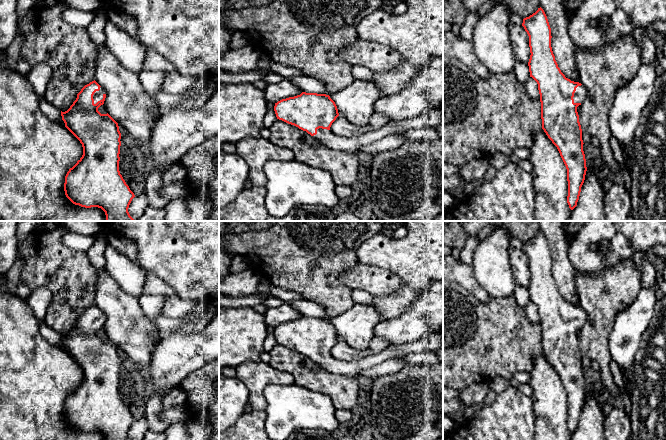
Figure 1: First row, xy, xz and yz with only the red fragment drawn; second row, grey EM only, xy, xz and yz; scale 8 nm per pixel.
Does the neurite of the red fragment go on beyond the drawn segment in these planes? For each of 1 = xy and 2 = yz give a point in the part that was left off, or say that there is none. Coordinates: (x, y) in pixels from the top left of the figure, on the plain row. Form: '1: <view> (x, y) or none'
1: xy (98, 319)
2: yz (581, 317)

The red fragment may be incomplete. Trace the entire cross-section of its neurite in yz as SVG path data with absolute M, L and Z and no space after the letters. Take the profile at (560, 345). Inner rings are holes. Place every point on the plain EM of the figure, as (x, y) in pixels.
M538 234L523 243L522 250L529 260L530 283L528 286L530 301L538 308L541 326L542 353L557 371L567 393L567 427L573 434L577 430L581 411L587 395L583 375L582 353L577 331L587 322L587 313L579 306L571 305L561 296L551 271L551 252L544 234Z

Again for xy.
M94 304L81 313L76 324L67 335L61 335L65 351L80 365L83 371L82 381L69 393L65 400L64 415L66 421L75 429L85 432L101 432L106 440L130 440L128 432L135 419L119 395L121 370L119 350L108 337L101 338L98 335L98 332L104 328L105 322L105 314Z

